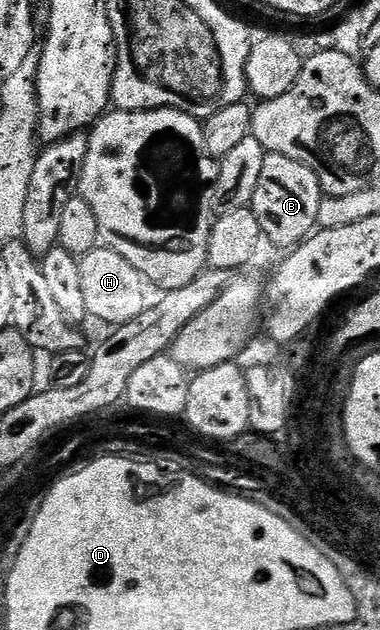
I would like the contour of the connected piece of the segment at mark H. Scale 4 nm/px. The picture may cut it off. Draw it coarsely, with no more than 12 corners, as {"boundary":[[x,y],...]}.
{"boundary":[[118,251],[79,258],[88,317],[138,319],[150,282]]}

